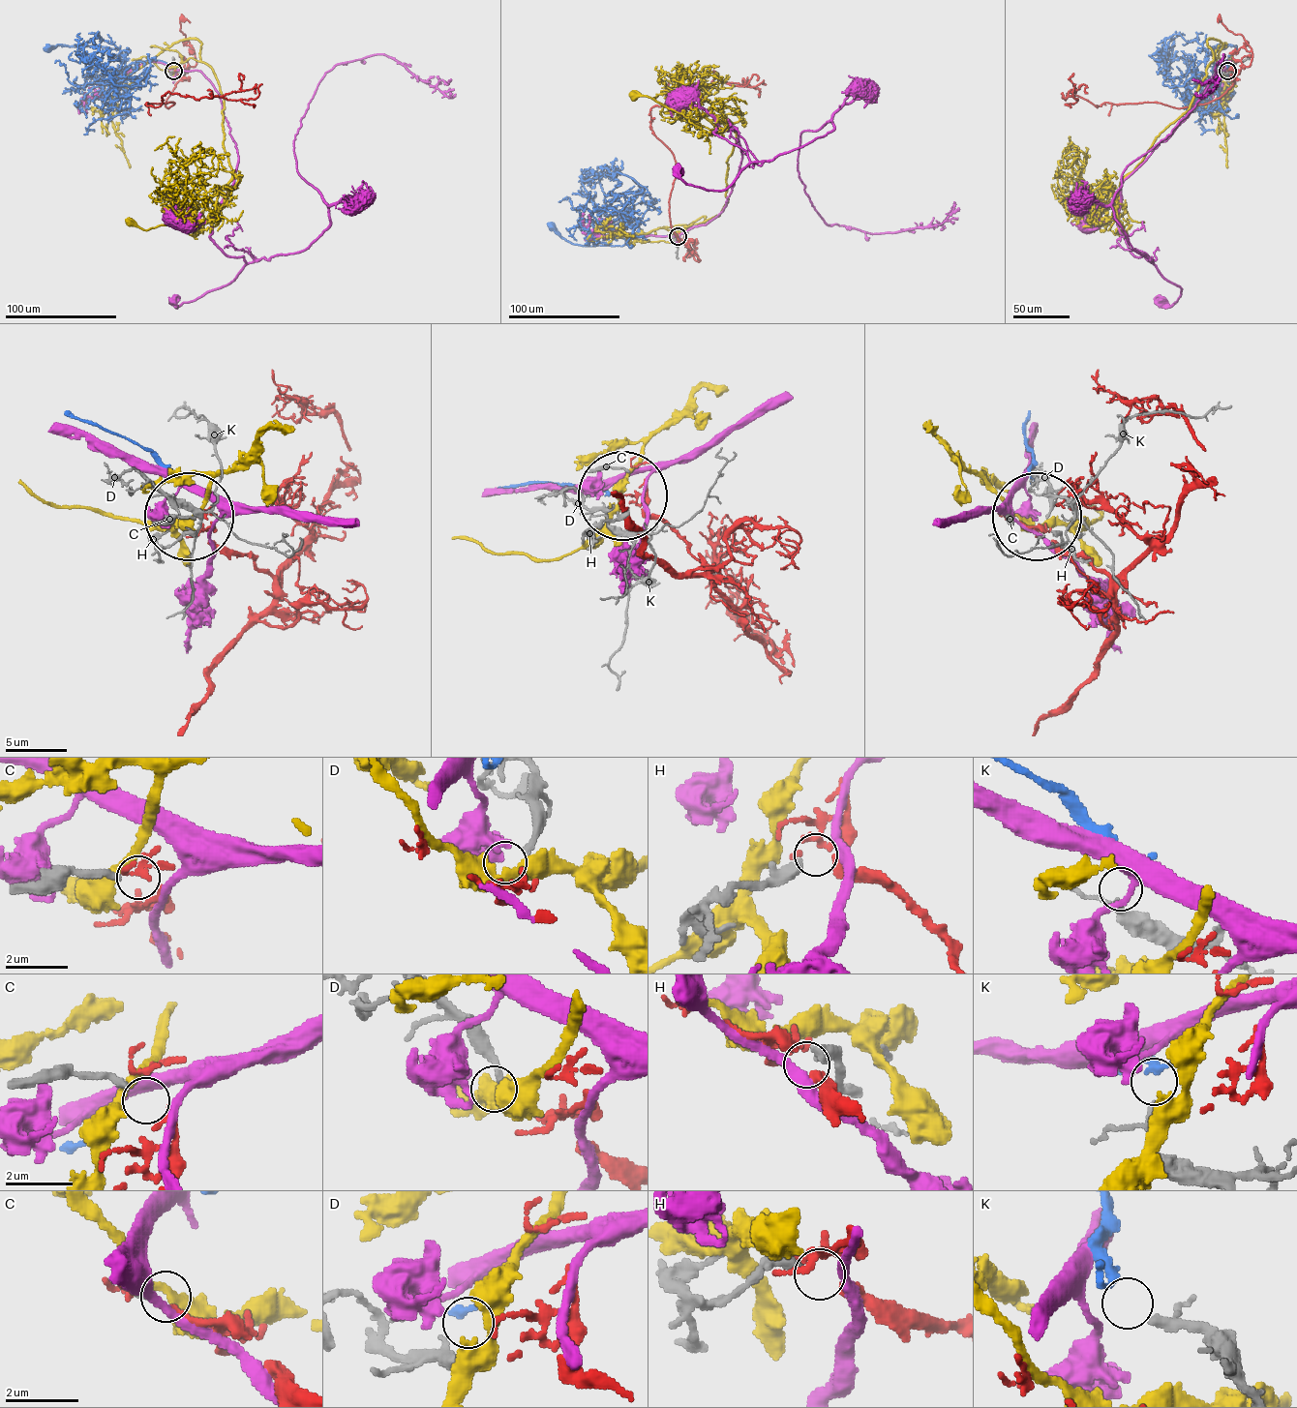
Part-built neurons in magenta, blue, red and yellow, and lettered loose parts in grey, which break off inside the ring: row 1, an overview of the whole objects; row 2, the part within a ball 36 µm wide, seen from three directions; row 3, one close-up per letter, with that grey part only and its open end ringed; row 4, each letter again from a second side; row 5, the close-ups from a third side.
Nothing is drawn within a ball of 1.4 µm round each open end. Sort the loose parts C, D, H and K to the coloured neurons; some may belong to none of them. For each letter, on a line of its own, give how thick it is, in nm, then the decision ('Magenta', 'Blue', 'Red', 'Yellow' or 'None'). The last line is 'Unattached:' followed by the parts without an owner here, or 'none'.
C: Thickness 200 nm. None
D: Thickness 180 nm. None
H: Thickness 420 nm. Red
K: Thickness 170 nm. Blue
Unattached: C, D

